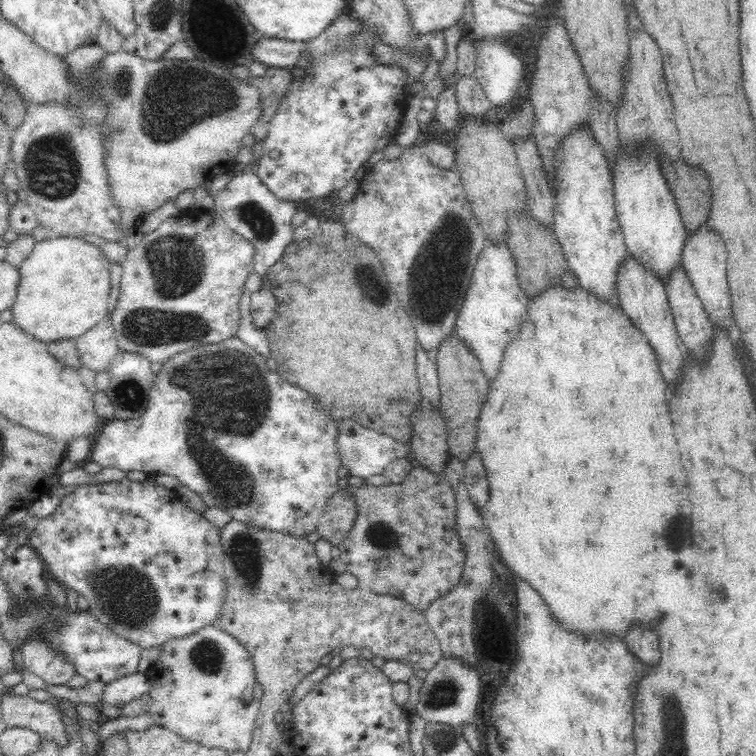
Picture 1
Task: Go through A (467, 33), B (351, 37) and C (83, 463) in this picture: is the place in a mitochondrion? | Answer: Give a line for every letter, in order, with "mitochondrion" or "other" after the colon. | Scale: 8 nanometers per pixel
A: other
B: mitochondrion
C: other

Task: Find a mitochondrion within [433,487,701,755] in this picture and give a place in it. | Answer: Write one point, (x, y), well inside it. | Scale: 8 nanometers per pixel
(677, 528)

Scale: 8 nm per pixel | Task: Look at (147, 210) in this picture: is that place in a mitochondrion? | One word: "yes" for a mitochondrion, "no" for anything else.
no

